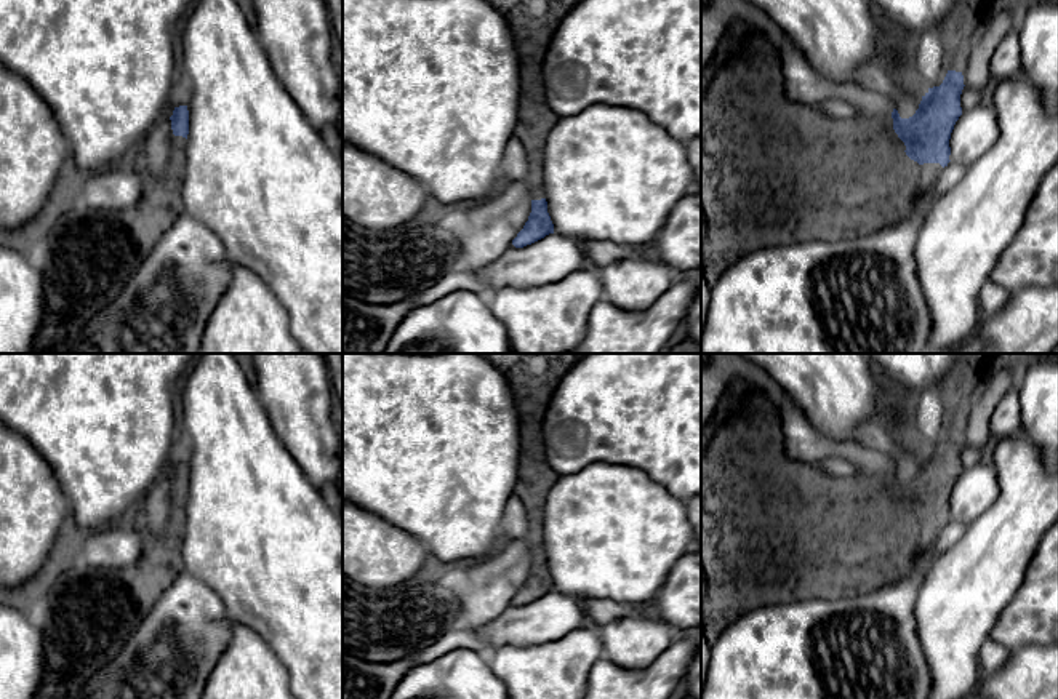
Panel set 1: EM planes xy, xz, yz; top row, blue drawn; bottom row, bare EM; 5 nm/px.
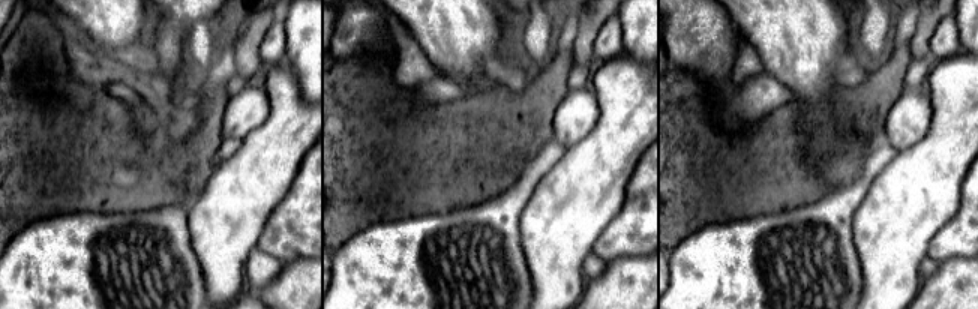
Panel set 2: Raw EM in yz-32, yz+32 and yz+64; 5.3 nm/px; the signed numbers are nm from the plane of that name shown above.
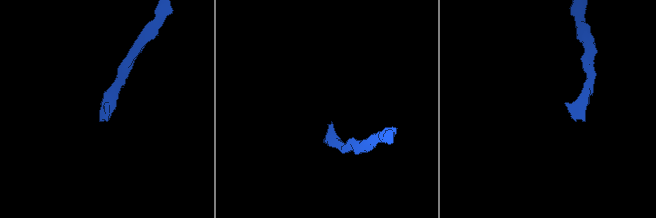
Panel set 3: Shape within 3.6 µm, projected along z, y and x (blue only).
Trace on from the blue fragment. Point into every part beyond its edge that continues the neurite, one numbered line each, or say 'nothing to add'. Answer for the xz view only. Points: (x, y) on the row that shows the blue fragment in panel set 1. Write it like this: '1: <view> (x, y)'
1: xz (532, 23)

